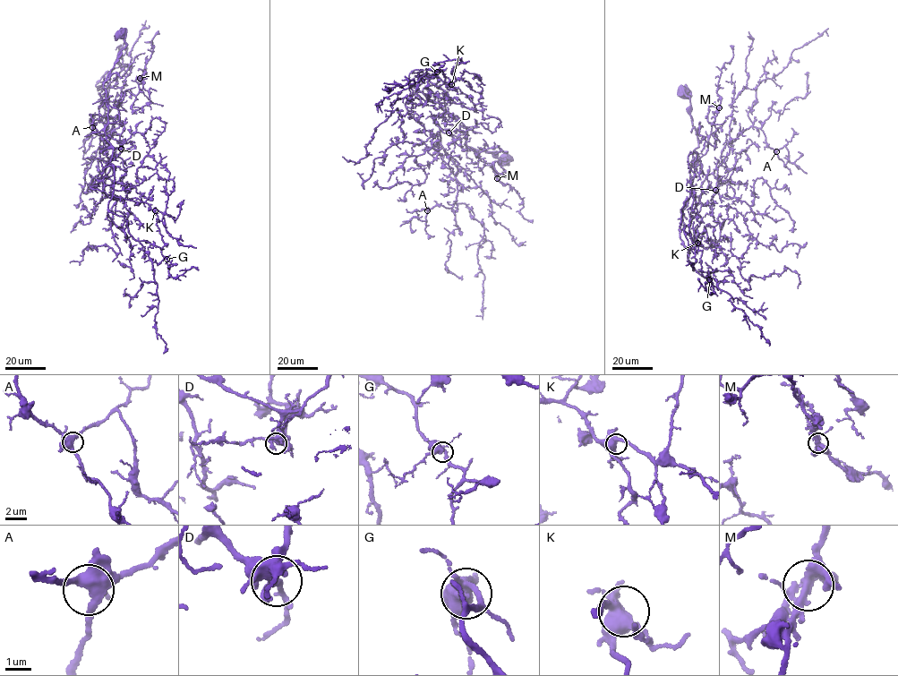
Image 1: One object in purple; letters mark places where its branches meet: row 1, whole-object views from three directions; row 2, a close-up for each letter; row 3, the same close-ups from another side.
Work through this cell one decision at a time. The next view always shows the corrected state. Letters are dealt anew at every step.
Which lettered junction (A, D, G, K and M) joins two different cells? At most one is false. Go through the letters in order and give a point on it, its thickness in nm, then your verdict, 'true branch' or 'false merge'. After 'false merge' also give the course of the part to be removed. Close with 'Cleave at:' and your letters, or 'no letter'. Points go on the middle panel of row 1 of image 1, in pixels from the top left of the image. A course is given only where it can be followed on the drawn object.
A: place (427, 210); calibre 480 nm; true branch
D: place (448, 132); calibre 400 nm; true branch
G: place (437, 72); calibre 360 nm; true branch
K: place (451, 84); calibre 460 nm; true branch
M: place (497, 178); calibre 400 nm; true branch
Cleave at: no letter

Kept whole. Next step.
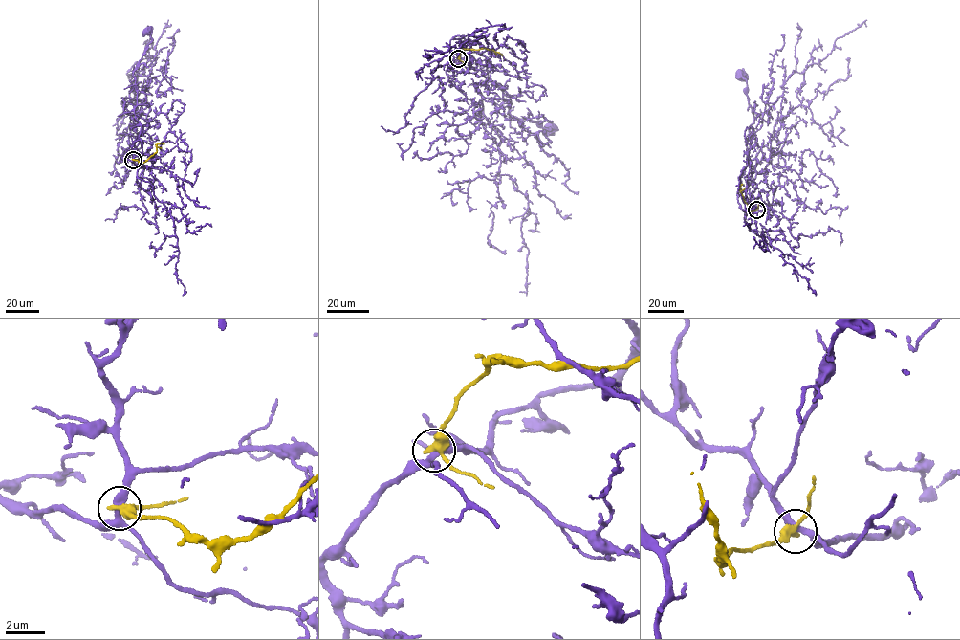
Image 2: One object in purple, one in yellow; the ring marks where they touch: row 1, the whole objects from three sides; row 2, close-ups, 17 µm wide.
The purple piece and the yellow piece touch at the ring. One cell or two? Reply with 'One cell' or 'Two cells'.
Two cells

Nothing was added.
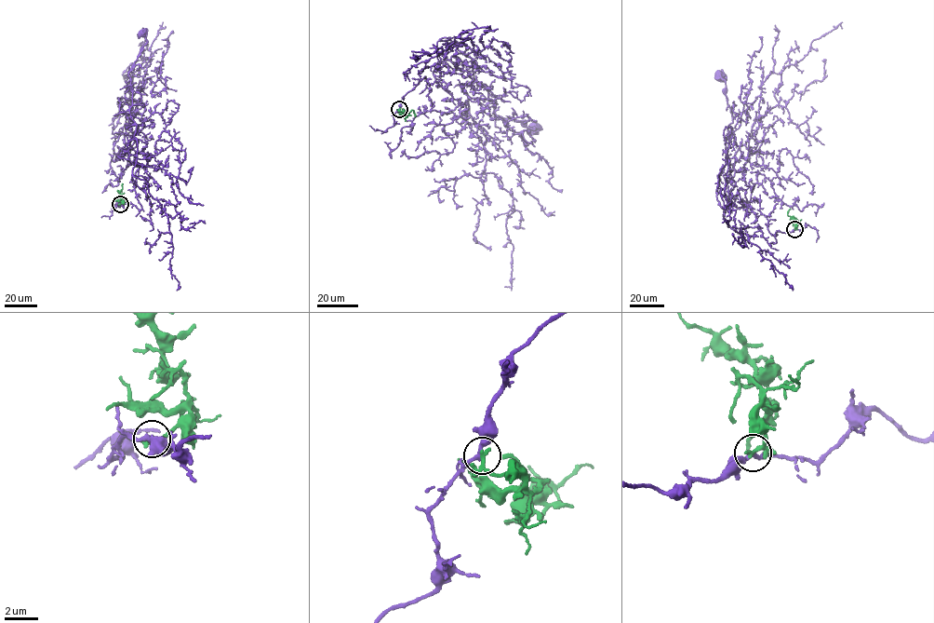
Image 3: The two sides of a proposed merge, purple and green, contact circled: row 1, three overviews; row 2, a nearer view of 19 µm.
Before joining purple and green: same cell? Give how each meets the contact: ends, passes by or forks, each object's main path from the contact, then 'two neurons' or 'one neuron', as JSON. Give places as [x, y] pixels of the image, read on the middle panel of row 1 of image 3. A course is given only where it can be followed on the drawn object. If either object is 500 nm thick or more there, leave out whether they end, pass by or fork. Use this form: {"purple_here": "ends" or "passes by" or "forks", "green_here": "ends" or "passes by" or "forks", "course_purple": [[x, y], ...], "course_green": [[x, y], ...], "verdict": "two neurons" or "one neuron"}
{"purple_here": "passes by", "green_here": "forks", "course_purple": [[399, 108], [423, 78], [446, 87], [433, 72], [460, 53], [475, 61], [473, 77], [495, 115], [536, 126]], "course_green": [[399, 109], [406, 115], [413, 110], [415, 116]], "verdict": "two neurons"}

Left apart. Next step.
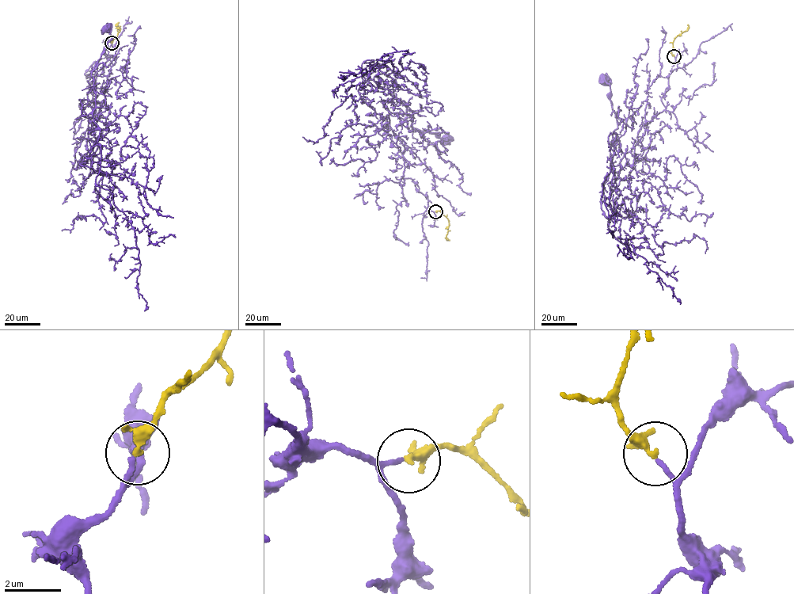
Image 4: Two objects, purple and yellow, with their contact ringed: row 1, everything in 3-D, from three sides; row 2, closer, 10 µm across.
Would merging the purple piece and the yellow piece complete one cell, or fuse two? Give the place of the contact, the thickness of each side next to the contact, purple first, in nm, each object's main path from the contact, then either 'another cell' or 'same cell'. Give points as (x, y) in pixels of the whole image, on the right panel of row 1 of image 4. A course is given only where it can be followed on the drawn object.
place (674, 56); calibres 110 and 240 nm; course purple (674, 56), (678, 68), (661, 99), (666, 109), (642, 126), (616, 172), (609, 155), (617, 123), (602, 79); course yellow (674, 55), (671, 51), (673, 40), (687, 30), (688, 24); same cell

